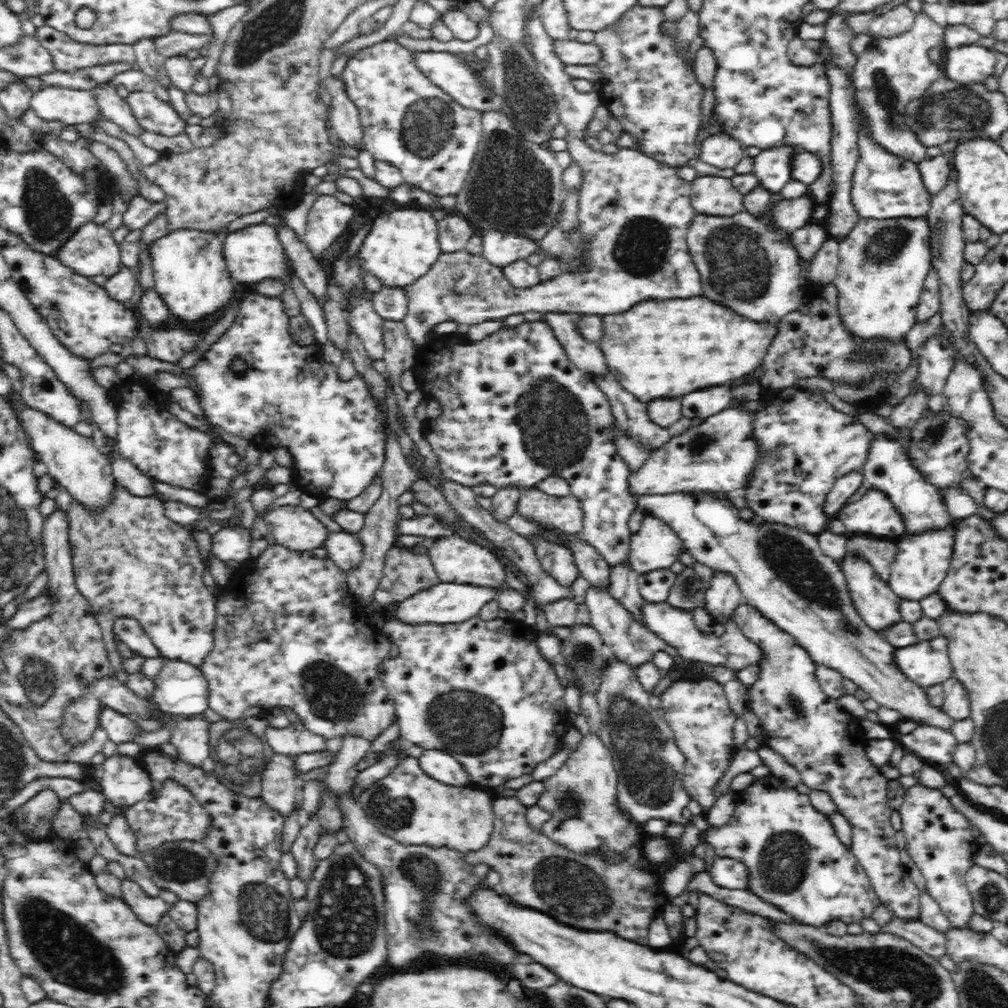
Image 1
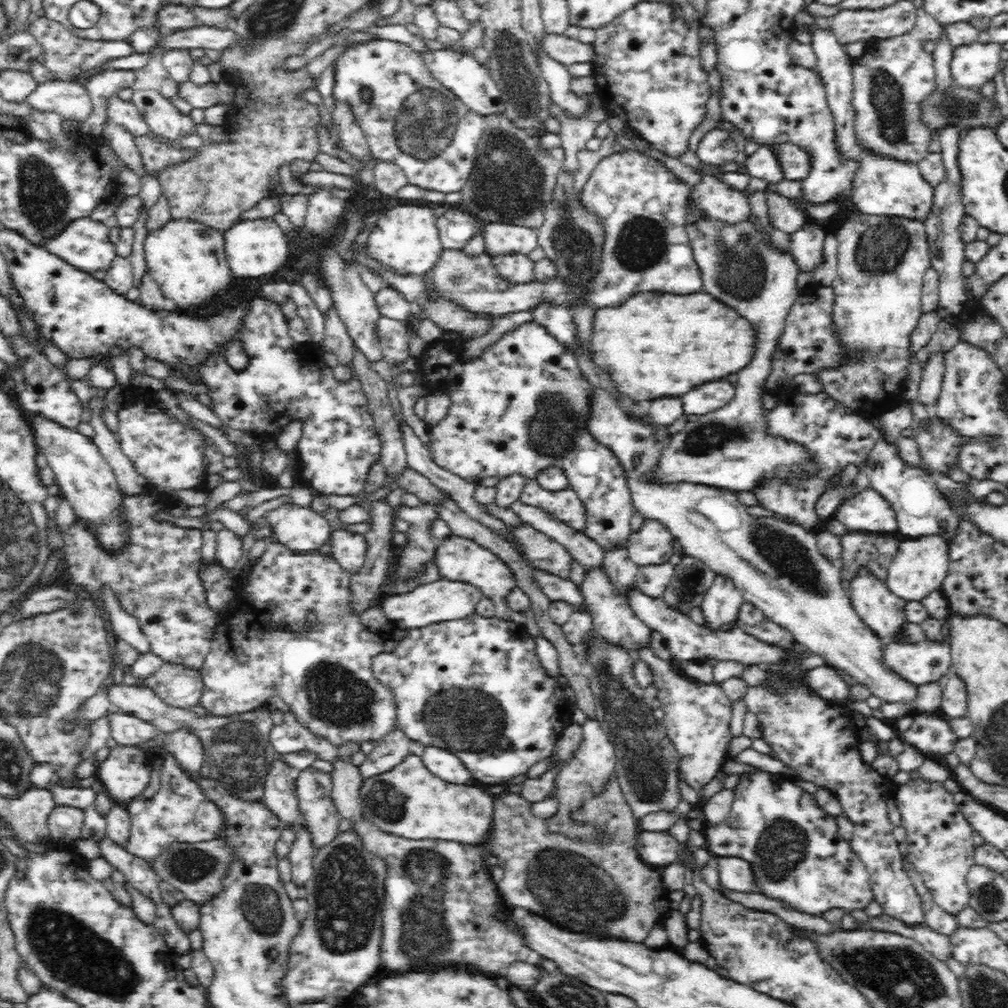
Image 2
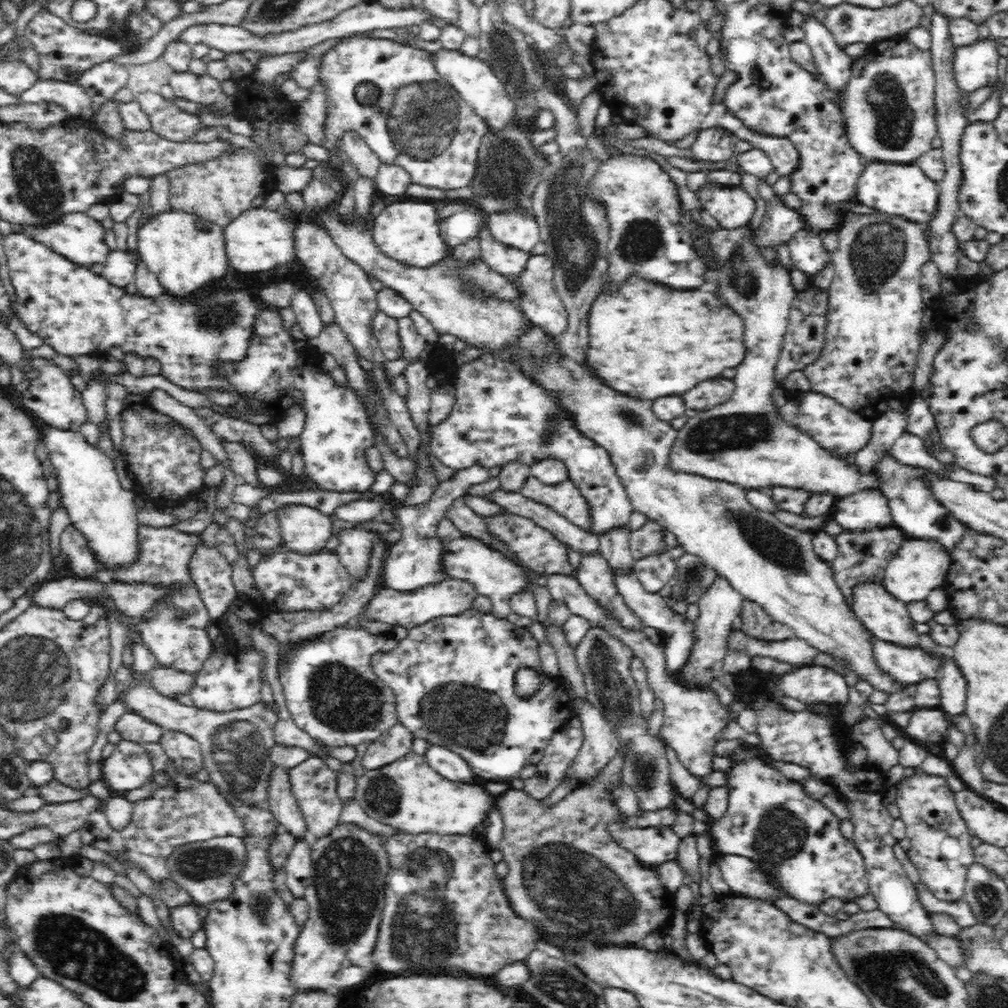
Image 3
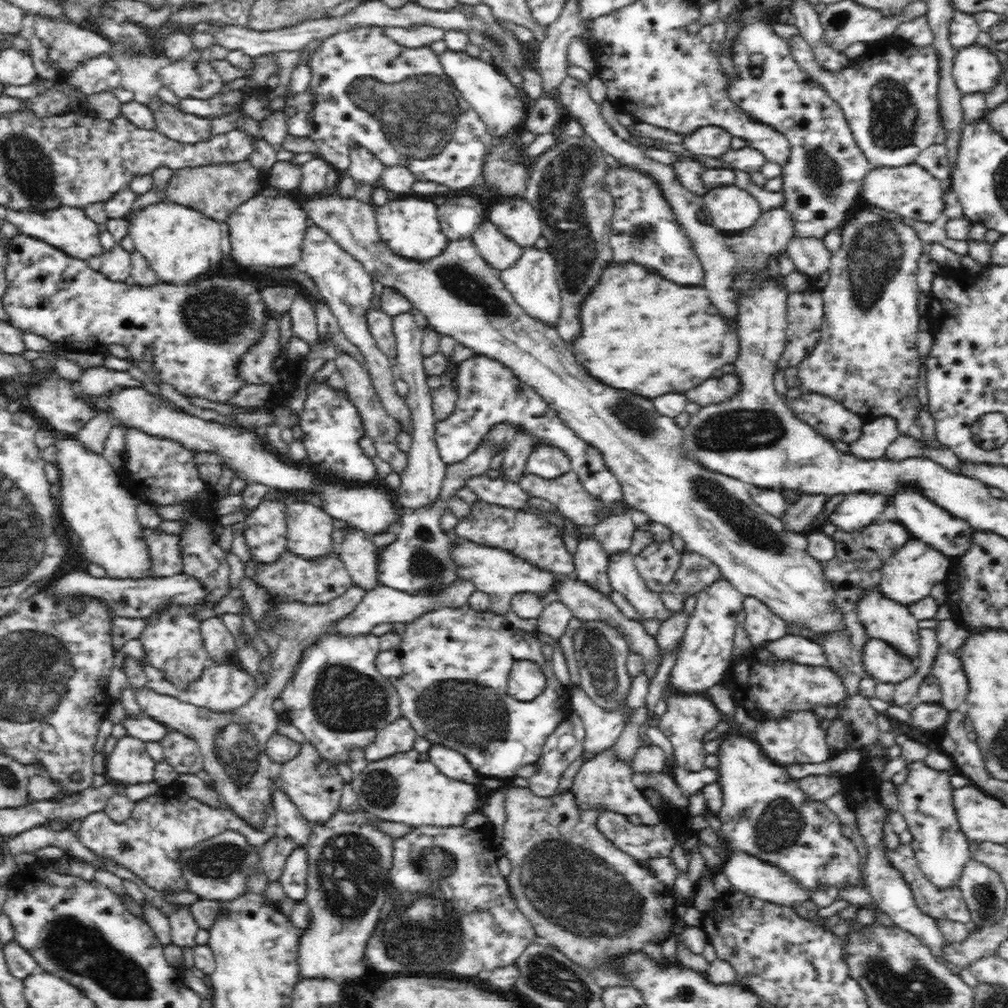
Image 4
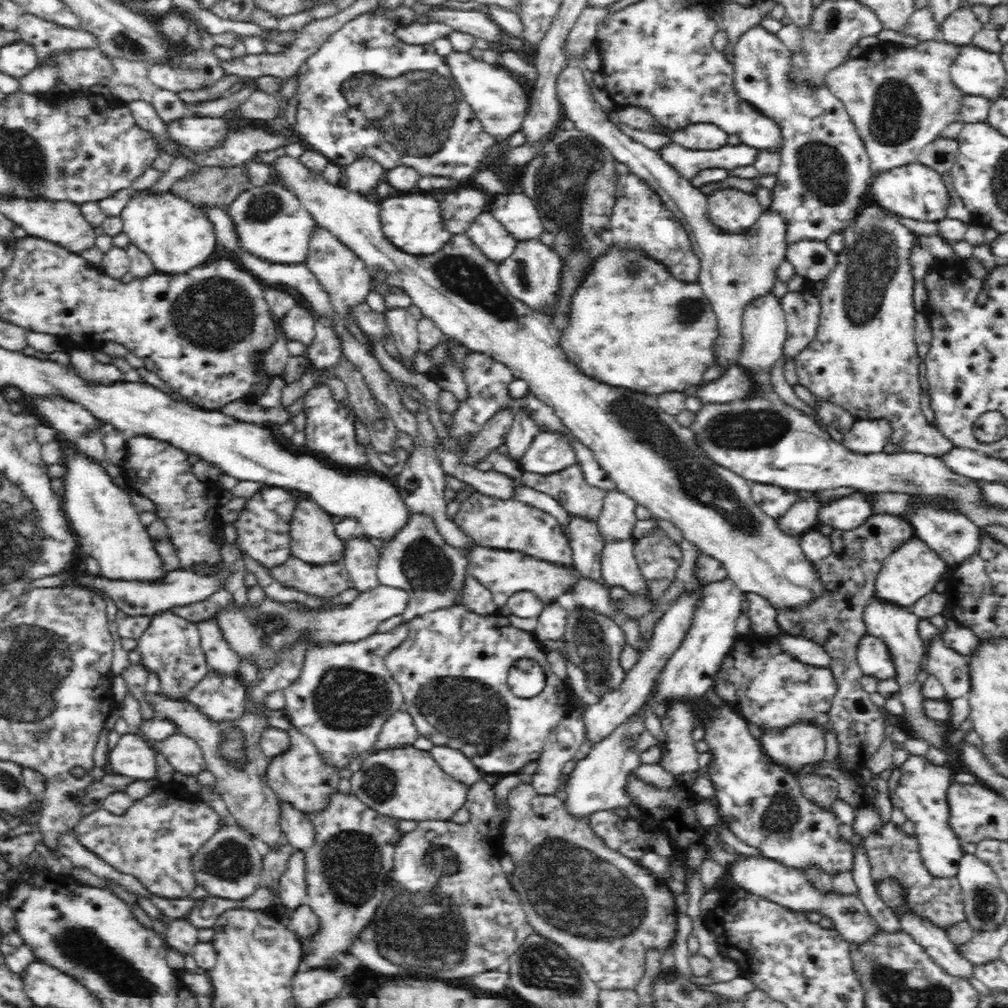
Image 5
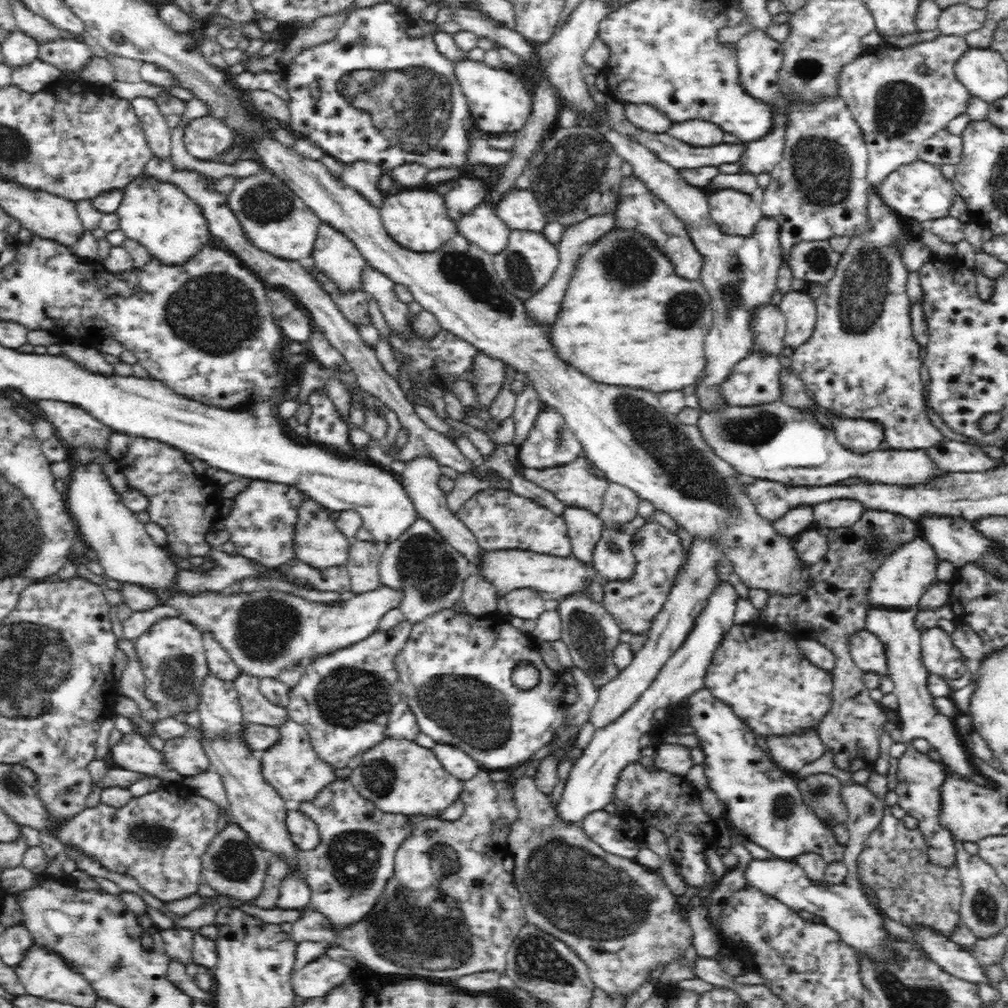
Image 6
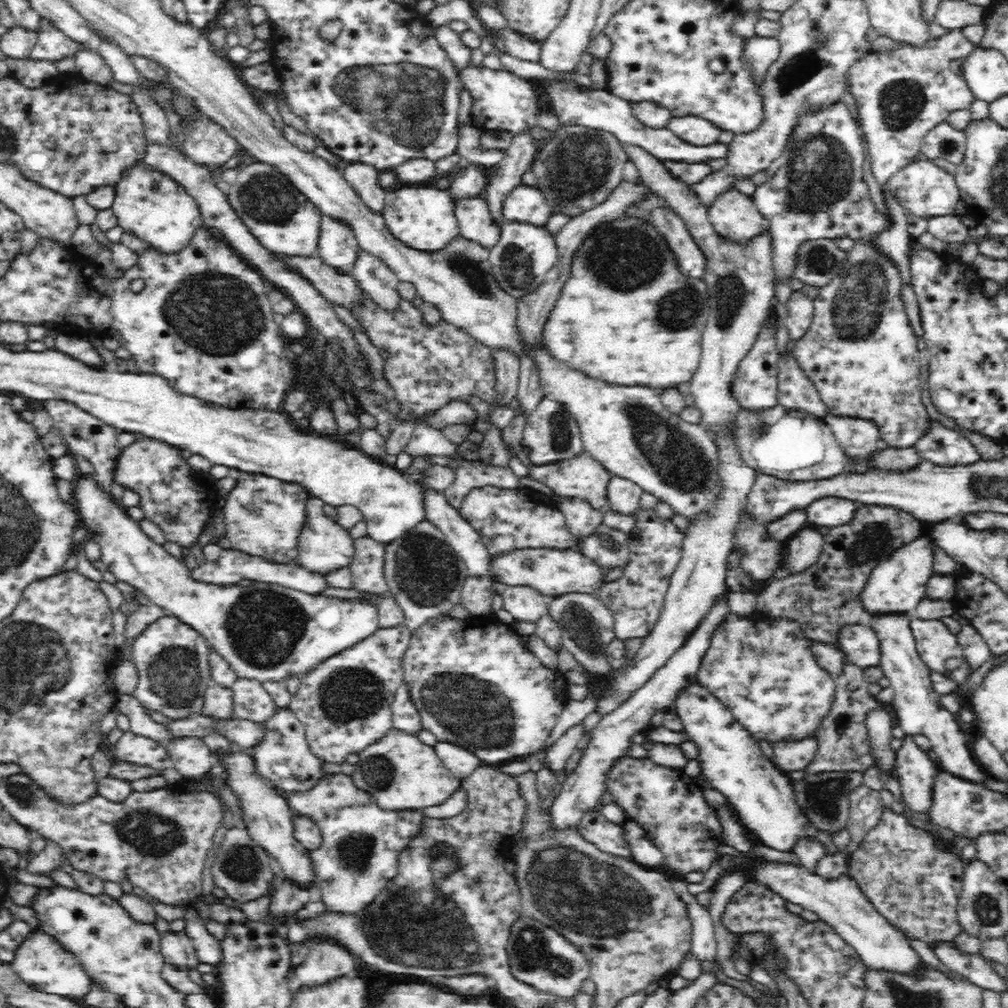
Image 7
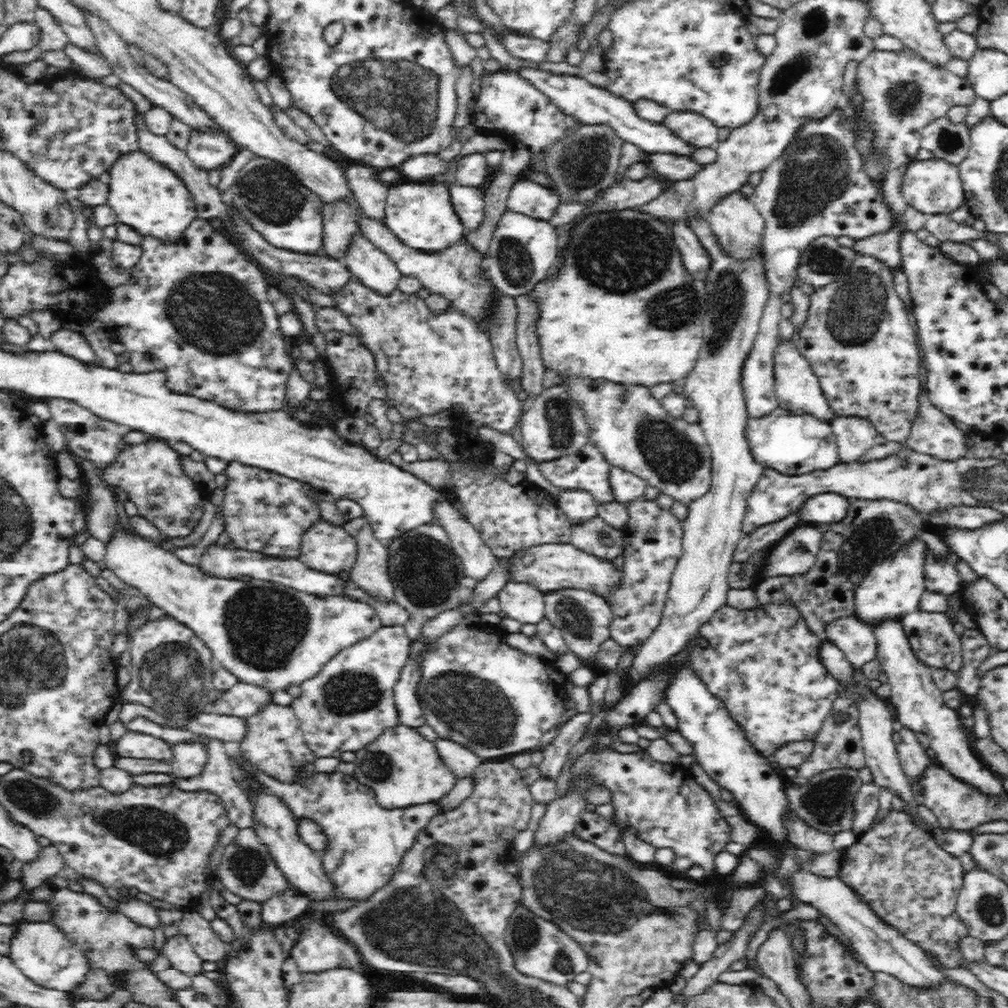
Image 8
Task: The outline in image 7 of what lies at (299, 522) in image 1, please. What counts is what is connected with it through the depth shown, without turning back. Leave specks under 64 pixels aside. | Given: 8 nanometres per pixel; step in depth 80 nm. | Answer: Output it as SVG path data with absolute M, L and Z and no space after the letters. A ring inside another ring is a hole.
M311 496L308 500L308 504L306 504L308 518L306 518L306 526L304 526L301 536L298 538L297 548L299 564L311 572L321 573L322 575L340 571L342 568L349 568L355 554L354 539L350 537L348 530L342 525L324 514L324 505L325 502L320 497Z

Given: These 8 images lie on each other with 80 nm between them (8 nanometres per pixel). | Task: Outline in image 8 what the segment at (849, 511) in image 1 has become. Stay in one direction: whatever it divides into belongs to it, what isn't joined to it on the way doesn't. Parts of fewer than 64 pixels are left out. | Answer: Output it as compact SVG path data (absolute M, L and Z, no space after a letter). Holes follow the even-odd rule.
M835 492L813 494L798 507L796 513L803 524L832 524L846 514L847 499Z

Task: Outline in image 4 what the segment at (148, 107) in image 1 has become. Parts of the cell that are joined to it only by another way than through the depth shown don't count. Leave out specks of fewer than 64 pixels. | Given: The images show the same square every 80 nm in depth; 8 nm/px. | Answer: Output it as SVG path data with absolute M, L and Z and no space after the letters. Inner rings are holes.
M156 100L150 104L156 119L156 130L182 144L198 144L212 140L213 119L188 114L179 108L160 105Z

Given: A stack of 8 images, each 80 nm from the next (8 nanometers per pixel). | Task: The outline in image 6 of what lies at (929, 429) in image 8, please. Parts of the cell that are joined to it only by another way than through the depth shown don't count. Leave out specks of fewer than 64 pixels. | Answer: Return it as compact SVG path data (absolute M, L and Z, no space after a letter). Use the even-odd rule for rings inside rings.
M943 438L938 442L938 444L930 445L923 450L926 451L928 458L930 458L930 460L935 464L935 467L939 468L940 471L981 471L997 467L998 464L1004 463L1001 459L994 460L990 458L984 451L982 451L978 444L966 444L966 442L958 442L958 440L952 440L952 438Z

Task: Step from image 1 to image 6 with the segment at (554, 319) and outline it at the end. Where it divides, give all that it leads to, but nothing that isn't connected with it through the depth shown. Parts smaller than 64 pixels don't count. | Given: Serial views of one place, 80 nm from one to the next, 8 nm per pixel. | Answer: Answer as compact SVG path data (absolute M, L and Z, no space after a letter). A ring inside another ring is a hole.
M510 229L505 247L493 254L496 276L502 281L503 288L520 300L534 296L548 282L558 261L557 245L548 240L543 231Z

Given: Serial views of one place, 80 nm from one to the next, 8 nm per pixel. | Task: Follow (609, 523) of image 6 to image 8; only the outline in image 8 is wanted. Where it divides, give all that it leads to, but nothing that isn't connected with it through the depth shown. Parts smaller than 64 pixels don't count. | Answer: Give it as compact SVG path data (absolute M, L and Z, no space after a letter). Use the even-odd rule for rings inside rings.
M612 465L609 475L610 485L614 489L614 500L620 504L642 497L648 485L646 479L628 471L626 467Z

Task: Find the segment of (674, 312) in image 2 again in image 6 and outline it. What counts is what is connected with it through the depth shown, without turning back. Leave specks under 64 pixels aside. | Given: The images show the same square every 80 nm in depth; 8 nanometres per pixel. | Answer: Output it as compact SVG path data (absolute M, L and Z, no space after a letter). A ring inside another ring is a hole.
M614 226L589 243L578 257L558 316L554 324L549 325L549 343L560 360L598 382L646 388L657 393L682 390L684 386L694 384L706 364L702 344L712 324L712 310L706 300L709 301L709 293L702 281L678 276L670 257L646 233L632 227ZM672 298L674 308L666 308Z

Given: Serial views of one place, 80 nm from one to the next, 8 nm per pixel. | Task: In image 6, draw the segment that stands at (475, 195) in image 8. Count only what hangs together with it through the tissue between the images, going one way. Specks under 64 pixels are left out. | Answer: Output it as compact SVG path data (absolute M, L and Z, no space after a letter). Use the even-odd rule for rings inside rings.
M479 202L457 218L457 232L482 250L496 254L506 244L510 229L487 202Z

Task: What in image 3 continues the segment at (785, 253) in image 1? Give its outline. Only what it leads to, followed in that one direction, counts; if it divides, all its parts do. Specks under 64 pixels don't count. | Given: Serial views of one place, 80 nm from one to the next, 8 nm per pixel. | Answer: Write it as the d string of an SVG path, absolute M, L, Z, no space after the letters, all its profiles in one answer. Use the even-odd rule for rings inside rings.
M722 228L714 231L714 234L710 236L710 239L712 239L712 241L714 241L714 245L716 245L716 257L718 257L718 259L724 259L726 266L724 266L722 270L709 270L709 268L707 268L705 275L705 285L709 290L710 286L714 286L714 288L716 288L716 293L720 293L721 296L723 296L724 301L726 301L726 305L728 305L728 307L732 309L734 313L738 314L740 319L742 319L742 323L744 323L742 339L744 339L743 346L745 346L746 352L744 352L744 358L742 358L742 362L740 362L740 364L738 364L738 366L736 366L734 369L736 371L736 376L733 378L735 382L734 394L732 394L732 396L721 405L714 405L712 408L706 409L705 411L698 411L698 414L696 414L694 418L689 418L686 421L686 425L679 431L677 443L674 444L672 448L672 454L670 454L670 459L672 459L672 467L674 467L674 469L682 469L682 471L700 473L700 475L714 477L714 479L730 481L730 483L742 485L742 487L746 487L747 489L753 488L768 491L772 487L784 486L786 488L807 490L808 492L812 493L828 493L834 495L836 498L841 498L843 496L848 496L854 494L855 492L864 490L880 491L880 475L876 473L876 469L872 468L869 471L860 471L856 463L850 464L850 462L848 462L848 460L846 460L844 457L840 457L840 455L836 455L836 453L830 451L830 449L826 449L826 447L824 447L824 445L822 445L818 440L815 440L811 434L805 432L805 430L799 428L799 426L793 426L793 424L790 423L788 419L784 419L784 417L780 415L780 408L774 404L772 390L778 386L775 374L776 364L778 358L783 352L782 346L785 341L787 327L789 326L790 304L792 304L792 300L794 300L797 290L791 283L790 270L780 265L779 262L774 264L767 262L761 255L760 251L757 250L757 248L749 241L750 235L751 229L738 228L738 230L724 230Z

